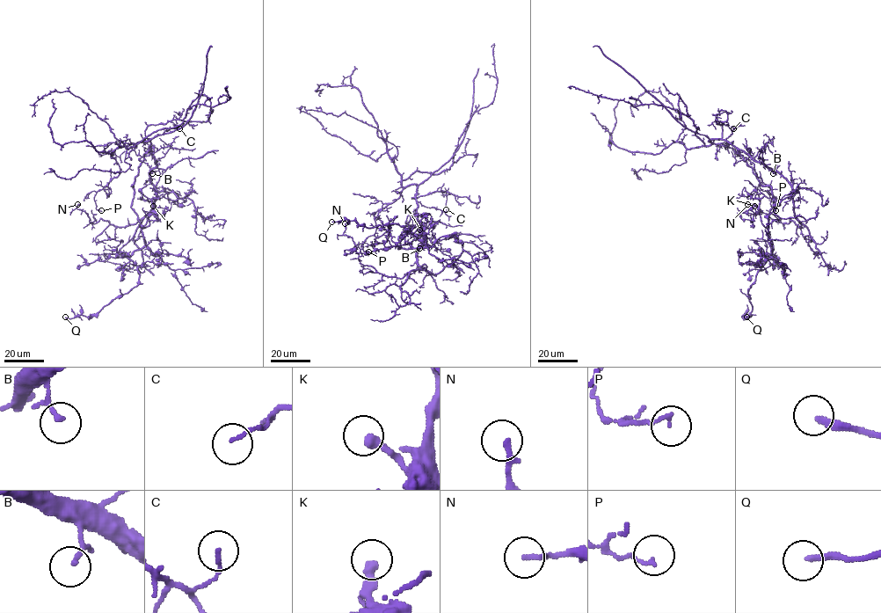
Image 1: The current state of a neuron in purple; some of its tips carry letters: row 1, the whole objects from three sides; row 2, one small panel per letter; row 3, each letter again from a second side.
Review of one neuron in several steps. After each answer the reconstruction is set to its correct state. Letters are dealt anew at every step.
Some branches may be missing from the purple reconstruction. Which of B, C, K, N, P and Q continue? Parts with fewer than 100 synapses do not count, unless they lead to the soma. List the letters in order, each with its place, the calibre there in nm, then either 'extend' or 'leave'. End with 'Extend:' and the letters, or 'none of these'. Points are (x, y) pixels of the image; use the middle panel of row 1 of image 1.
B: (419, 248) | 110 nm | leave
C: (446, 209) | 110 nm | leave
K: (419, 229) | 360 nm | leave
N: (345, 223) | 200 nm | leave
P: (368, 251) | 130 nm | leave
Q: (331, 222) | 240 nm | leave
Extend: none of these

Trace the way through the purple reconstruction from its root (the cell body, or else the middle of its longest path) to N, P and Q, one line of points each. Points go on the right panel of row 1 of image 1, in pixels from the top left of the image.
N: (736, 149), (787, 181), (794, 215), (803, 224), (790, 219), (777, 222), (747, 204)
P: (736, 149), (723, 140), (709, 141), (731, 147), (753, 164), (761, 180), (760, 188), (768, 193), (775, 210)
Q: (736, 149), (758, 181), (770, 187), (773, 200), (768, 226), (773, 251), (748, 288), (752, 310), (746, 317)

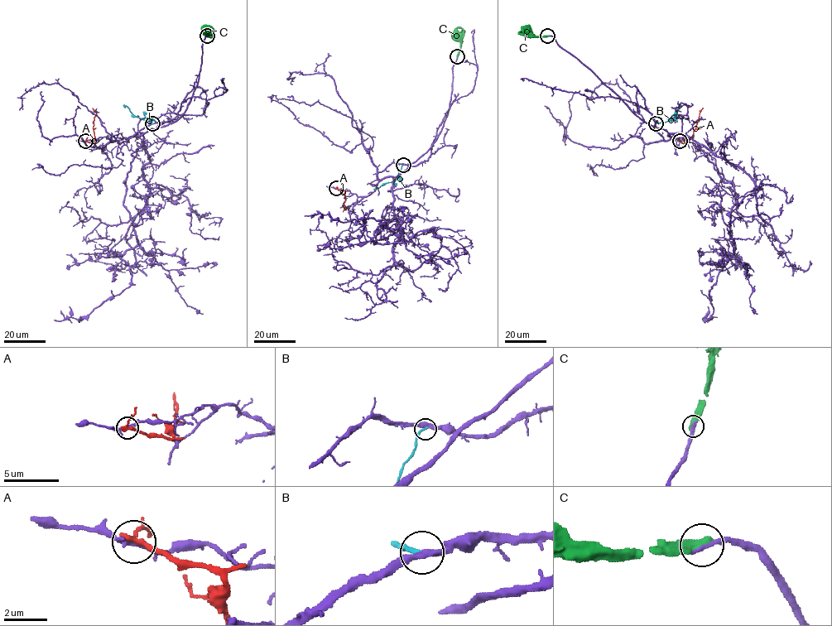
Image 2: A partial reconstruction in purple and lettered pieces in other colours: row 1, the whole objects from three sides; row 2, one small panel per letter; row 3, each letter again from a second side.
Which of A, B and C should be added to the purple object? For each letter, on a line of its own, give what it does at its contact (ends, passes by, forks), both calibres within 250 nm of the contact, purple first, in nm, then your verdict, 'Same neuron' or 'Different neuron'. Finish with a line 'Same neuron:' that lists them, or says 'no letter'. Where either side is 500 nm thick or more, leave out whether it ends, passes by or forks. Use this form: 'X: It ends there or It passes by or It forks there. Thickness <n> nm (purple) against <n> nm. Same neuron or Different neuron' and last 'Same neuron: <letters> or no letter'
A: It passes by. Thickness 170 nm (purple) against 280 nm. Different neuron
B: It ends there. Thickness 340 nm (purple) against 200 nm. Different neuron
C: Thickness 300 nm (purple) against 500 nm. Different neuron
Same neuron: no letter

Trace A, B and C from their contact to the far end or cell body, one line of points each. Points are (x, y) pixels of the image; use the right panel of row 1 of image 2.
A: (680, 141), (683, 143), (692, 136), (703, 108)
B: (656, 123), (672, 119), (680, 104)
C: (547, 36), (517, 33)

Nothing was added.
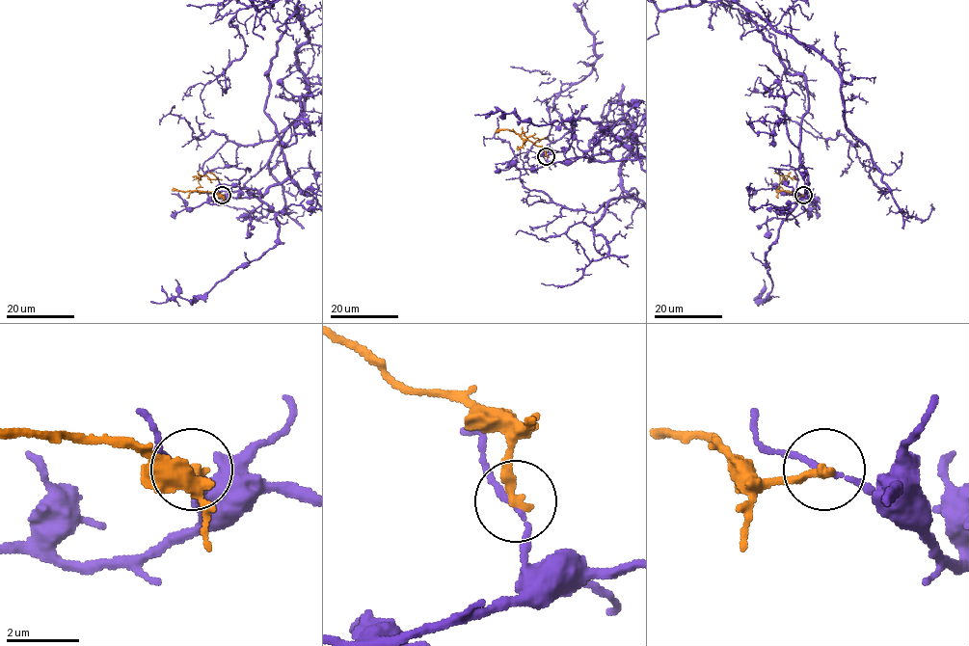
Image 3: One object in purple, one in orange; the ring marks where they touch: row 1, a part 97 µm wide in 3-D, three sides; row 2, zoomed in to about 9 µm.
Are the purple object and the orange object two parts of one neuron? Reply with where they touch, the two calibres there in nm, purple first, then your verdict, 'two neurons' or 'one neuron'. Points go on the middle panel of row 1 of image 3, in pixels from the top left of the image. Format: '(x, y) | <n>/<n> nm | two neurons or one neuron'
(546, 156) | 130/280 nm | two neurons

